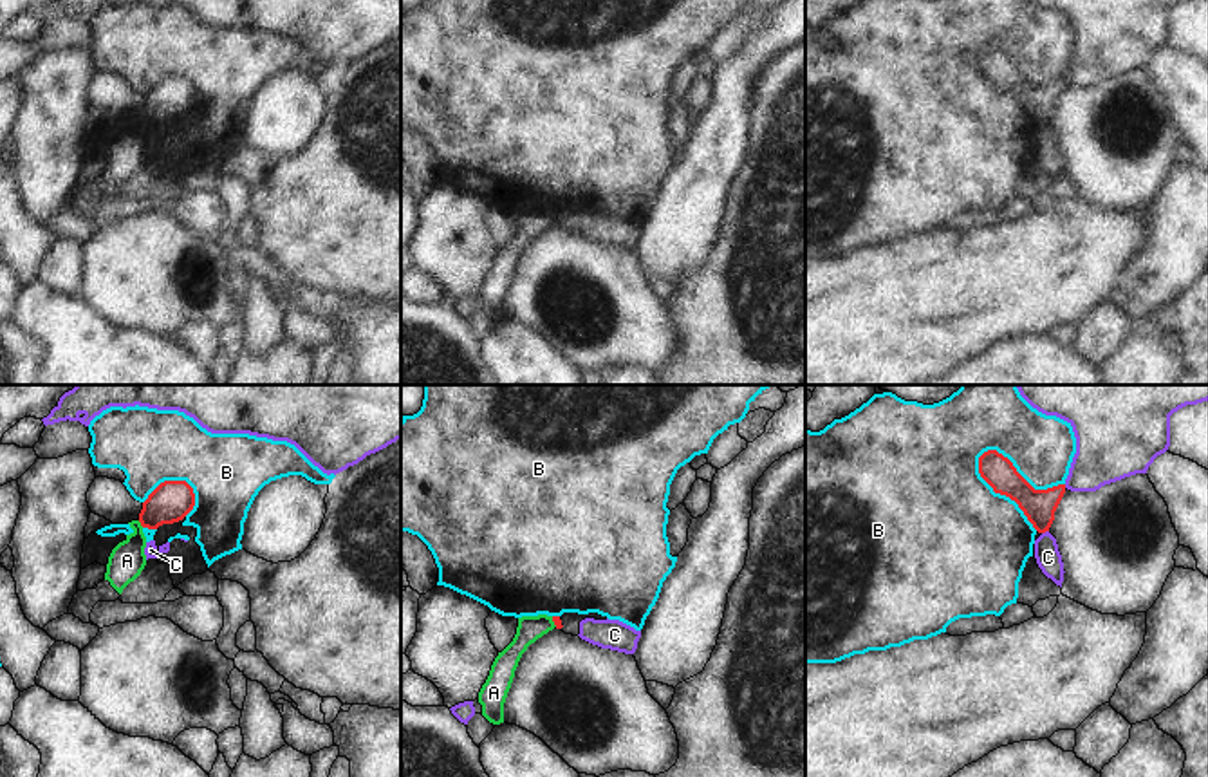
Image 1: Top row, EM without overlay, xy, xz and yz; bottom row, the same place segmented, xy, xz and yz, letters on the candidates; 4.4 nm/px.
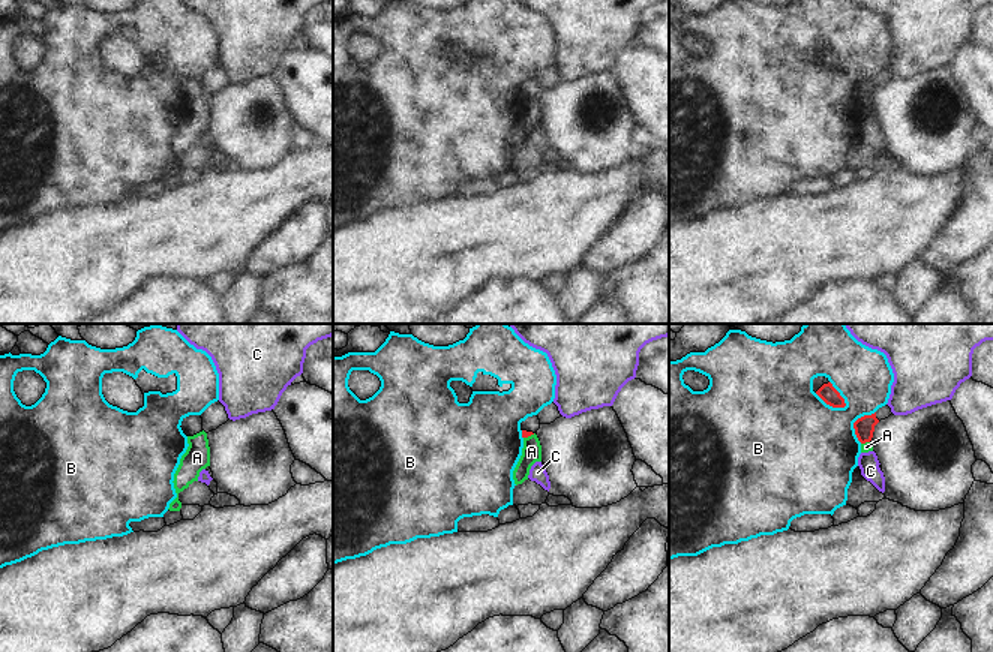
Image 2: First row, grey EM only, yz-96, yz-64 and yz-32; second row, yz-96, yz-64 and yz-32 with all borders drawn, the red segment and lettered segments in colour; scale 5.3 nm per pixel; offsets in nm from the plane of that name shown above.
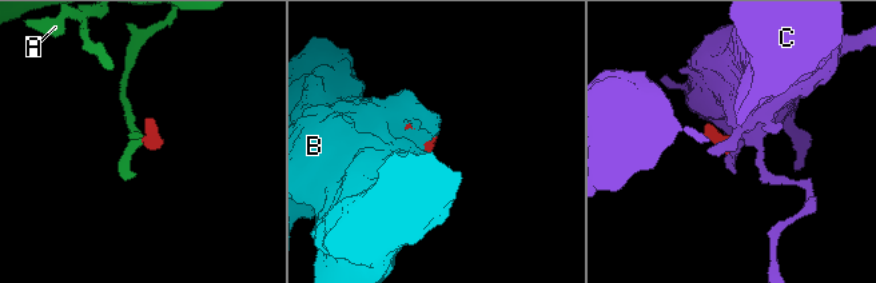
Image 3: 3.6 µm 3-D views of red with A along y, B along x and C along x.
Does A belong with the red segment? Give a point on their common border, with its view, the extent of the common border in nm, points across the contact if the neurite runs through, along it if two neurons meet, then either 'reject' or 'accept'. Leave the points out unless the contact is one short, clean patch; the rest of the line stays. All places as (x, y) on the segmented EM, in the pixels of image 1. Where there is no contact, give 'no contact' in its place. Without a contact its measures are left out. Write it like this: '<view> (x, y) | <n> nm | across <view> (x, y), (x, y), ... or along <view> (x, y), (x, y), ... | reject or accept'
xy (141, 524) | 40 nm | along xy (138, 521), (143, 526) | reject

